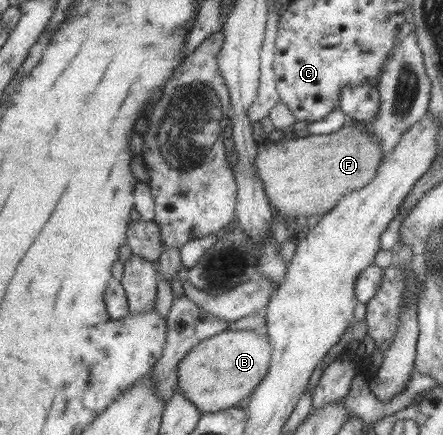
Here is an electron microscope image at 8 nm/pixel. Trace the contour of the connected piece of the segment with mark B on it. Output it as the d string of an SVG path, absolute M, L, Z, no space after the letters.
M226 330L206 338L192 346L186 356L178 362L176 366L176 379L178 386L176 391L180 391L192 405L198 409L198 413L215 413L230 407L238 406L242 398L249 396L264 378L268 370L268 360L270 360L270 344L266 333L255 334L252 330L236 330L234 332Z

